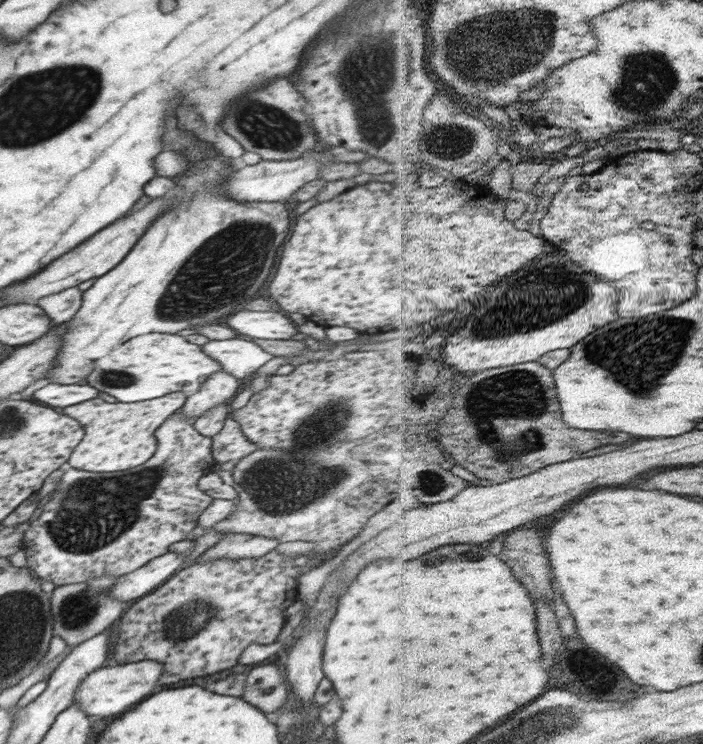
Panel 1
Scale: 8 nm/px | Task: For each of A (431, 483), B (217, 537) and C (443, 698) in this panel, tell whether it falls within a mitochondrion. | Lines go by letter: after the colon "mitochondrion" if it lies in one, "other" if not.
A: mitochondrion
B: other
C: other

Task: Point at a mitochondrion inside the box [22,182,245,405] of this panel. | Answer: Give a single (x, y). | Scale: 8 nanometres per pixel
(119, 379)

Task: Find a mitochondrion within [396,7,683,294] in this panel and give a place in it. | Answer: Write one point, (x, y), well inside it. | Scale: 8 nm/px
(485, 51)

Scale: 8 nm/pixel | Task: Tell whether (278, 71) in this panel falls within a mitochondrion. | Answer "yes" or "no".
no

